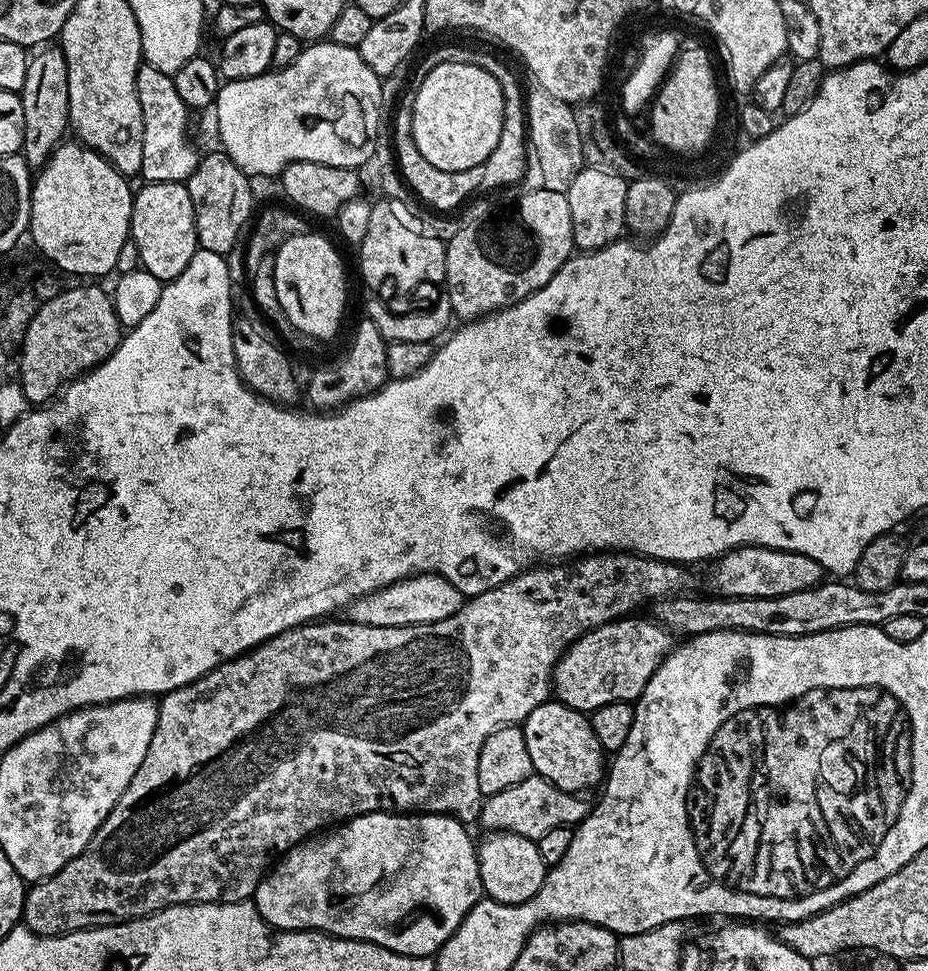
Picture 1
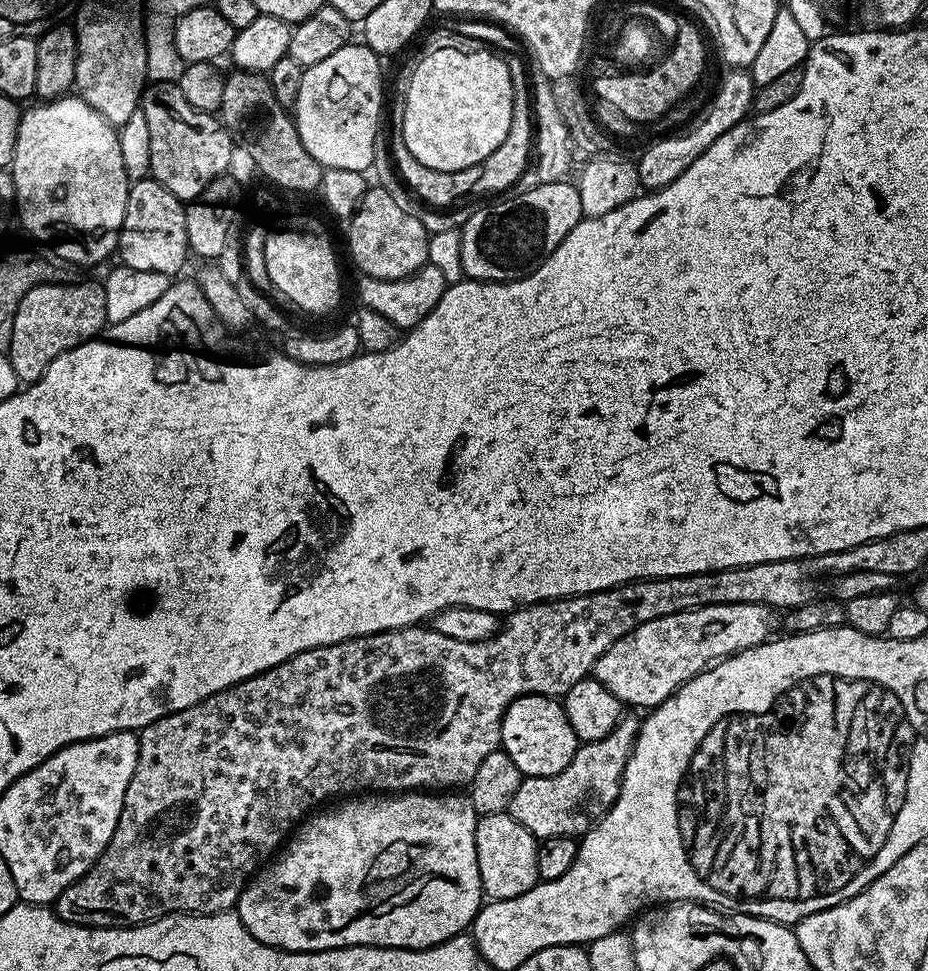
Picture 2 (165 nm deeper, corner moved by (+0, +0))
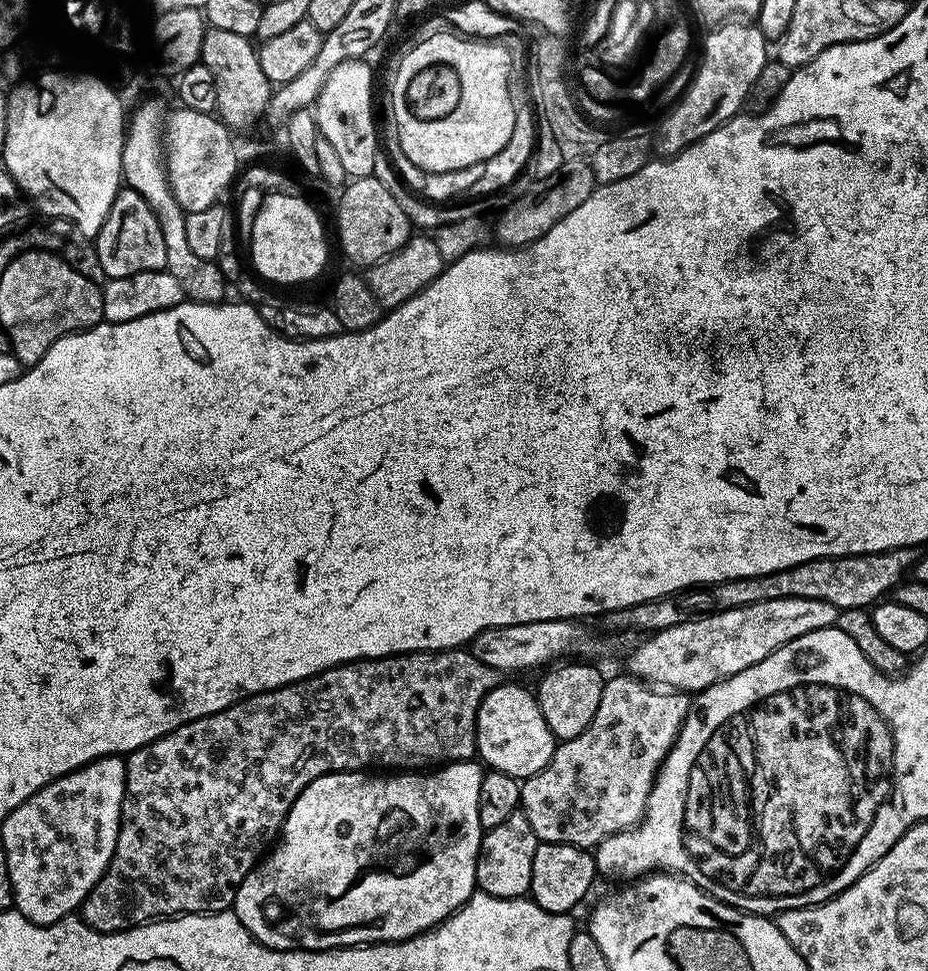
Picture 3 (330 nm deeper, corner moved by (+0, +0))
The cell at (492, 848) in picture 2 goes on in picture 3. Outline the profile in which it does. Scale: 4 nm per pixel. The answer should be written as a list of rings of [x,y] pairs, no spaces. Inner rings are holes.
[[[518,810],[502,822],[502,826],[487,829],[480,837],[476,863],[476,887],[494,898],[519,900],[532,891],[534,850],[538,841],[523,810]]]

